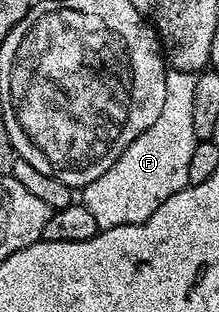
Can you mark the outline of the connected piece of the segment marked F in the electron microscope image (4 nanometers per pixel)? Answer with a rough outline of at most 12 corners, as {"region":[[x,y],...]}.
{"region":[[167,71],[164,110],[80,202],[98,229],[143,224],[190,184],[197,75]]}

